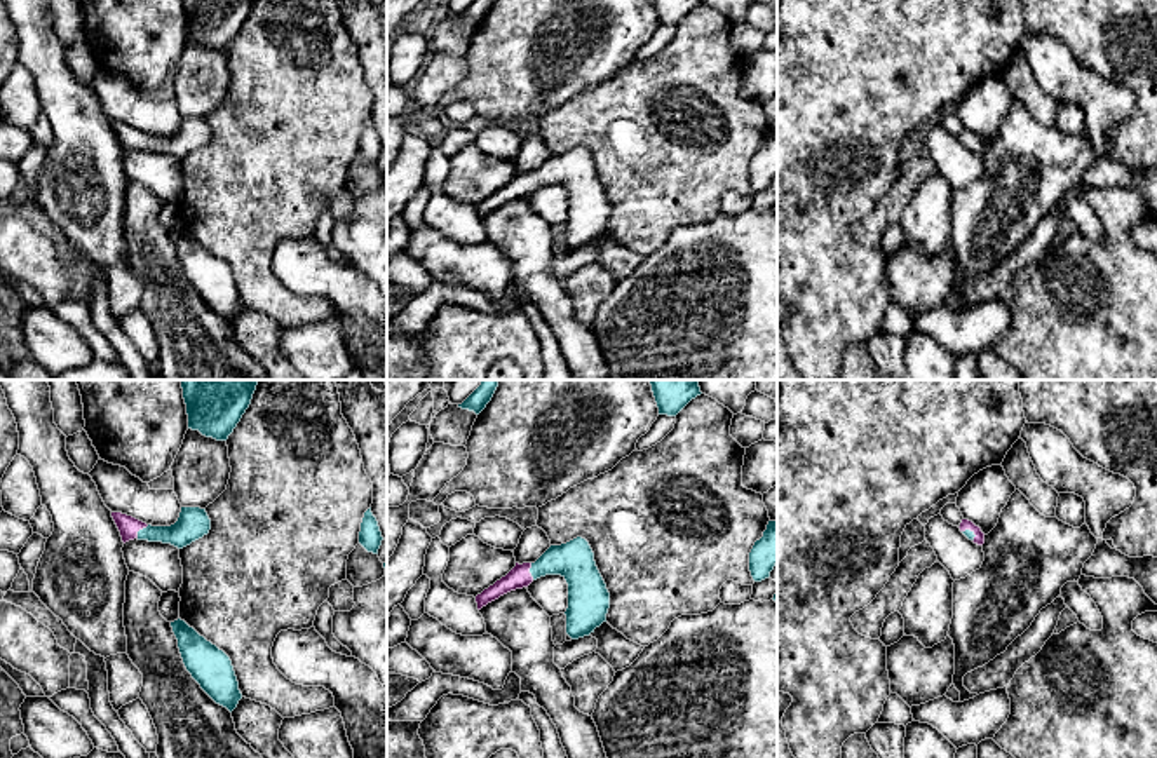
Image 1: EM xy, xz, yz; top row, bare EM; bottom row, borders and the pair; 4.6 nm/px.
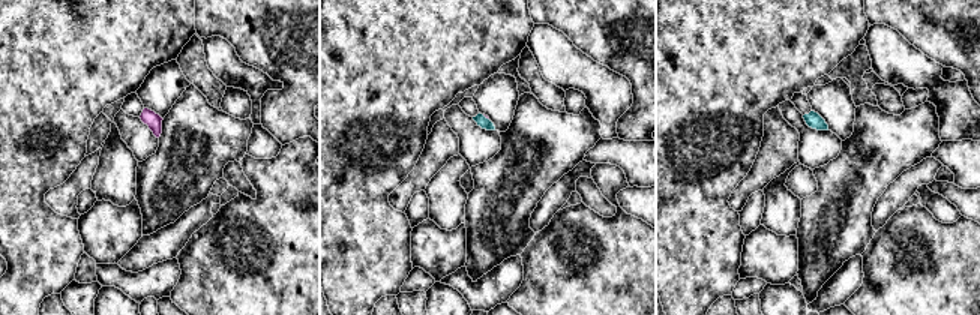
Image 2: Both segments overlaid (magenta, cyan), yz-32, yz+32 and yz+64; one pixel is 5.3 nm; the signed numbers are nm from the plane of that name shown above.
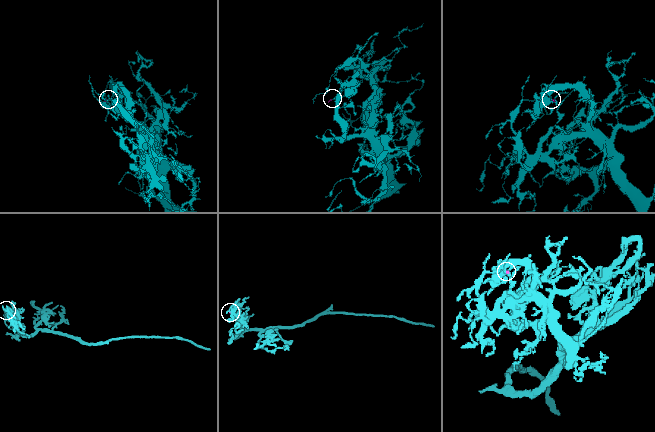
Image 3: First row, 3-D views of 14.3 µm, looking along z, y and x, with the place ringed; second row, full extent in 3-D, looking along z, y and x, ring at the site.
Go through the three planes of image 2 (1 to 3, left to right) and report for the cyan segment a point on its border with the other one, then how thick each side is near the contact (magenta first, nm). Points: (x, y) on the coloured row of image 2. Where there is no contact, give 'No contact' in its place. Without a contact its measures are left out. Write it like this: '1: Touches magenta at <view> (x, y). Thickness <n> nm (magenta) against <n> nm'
1: No contact
2: Touches magenta at yz+32 (485, 116). Thickness 20 nm (magenta) against 60 nm
3: No contact

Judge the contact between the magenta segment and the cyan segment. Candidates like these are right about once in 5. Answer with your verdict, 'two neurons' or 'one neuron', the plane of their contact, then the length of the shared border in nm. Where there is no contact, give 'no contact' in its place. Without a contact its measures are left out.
one neuron; meets magenta in xy; contact 90 nm long

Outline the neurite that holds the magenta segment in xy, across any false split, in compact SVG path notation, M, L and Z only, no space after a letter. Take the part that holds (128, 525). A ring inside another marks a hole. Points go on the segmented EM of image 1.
M181 507L178 521L171 526L152 526L122 512L112 512L112 518L124 544L138 538L171 544L183 549L207 535L211 530L211 519L206 509L200 507Z

